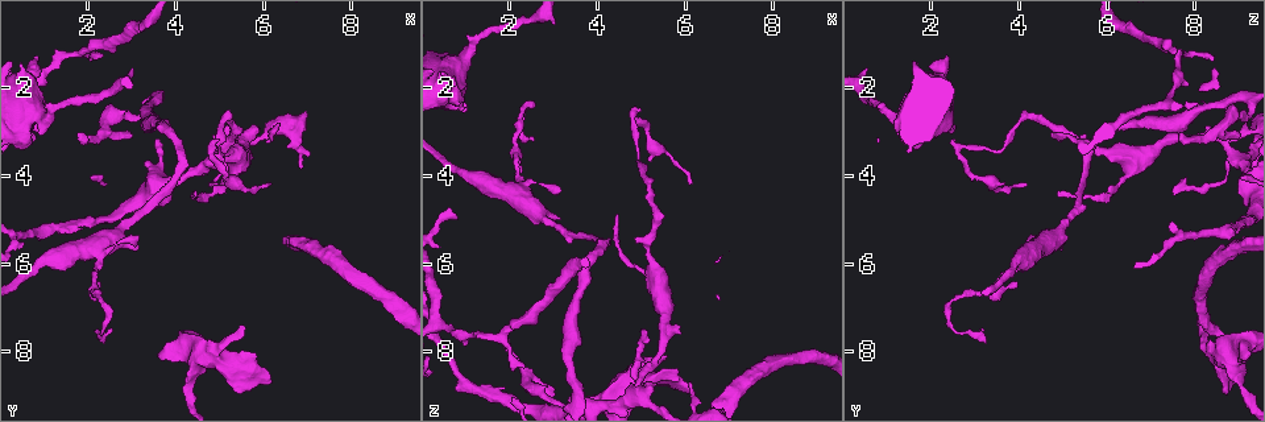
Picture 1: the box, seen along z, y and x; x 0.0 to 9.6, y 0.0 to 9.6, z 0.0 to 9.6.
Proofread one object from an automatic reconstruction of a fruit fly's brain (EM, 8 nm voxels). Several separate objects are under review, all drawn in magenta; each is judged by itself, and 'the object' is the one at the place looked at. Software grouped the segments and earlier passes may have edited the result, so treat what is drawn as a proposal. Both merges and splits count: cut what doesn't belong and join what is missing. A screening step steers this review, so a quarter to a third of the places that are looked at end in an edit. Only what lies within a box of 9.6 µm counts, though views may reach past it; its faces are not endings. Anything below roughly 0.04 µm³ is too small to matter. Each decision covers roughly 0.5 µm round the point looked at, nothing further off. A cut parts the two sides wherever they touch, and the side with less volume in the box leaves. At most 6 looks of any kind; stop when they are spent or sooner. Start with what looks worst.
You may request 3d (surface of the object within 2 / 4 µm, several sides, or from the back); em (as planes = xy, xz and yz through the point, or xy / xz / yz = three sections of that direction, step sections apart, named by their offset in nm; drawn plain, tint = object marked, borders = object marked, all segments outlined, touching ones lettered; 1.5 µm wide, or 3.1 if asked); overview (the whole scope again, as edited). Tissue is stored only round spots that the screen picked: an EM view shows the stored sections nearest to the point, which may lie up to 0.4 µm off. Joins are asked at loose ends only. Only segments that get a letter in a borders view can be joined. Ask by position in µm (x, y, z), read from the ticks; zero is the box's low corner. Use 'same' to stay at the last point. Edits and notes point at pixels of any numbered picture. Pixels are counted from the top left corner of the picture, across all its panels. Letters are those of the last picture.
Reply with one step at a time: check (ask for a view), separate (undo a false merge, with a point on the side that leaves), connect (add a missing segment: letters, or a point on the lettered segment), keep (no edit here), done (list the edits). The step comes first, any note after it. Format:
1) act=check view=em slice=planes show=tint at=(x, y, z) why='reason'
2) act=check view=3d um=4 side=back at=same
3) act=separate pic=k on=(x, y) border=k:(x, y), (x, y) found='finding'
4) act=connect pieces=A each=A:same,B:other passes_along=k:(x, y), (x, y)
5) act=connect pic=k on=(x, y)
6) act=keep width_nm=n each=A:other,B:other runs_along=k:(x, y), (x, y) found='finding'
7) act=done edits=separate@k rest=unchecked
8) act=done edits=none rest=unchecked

act=check view=em slice=planes show=borders at=(5.70, 8.85, 8.80)

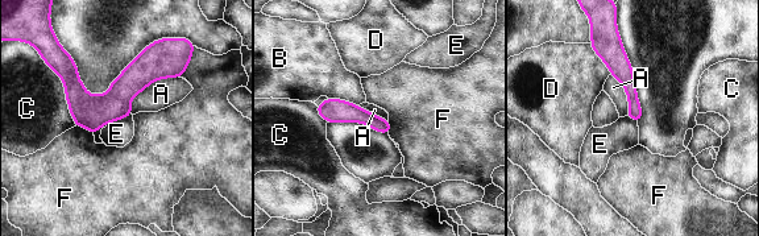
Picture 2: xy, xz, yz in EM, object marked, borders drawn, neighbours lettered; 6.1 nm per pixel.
act=keep each=A:other,B:other,C:other,D:other,E:other,F:other border=2:(194, 50), (186, 70), (178, 77) found='none of them fits'

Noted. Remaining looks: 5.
act=check view=em slice=planes show=borders at=(3.05, 3.10, 9.00) why='free end'

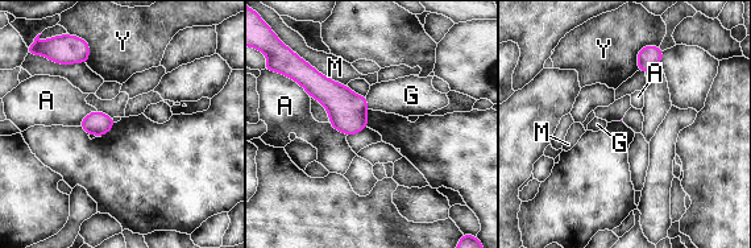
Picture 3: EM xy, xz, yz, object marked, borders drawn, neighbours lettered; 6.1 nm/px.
act=connect pic=3 on=(406, 96) each=A:other,G:same,M:other,Y:other passes_along=3:(348, 112), (366, 103), (406, 96) found='the neuron continues'

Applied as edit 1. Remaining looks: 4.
act=check view=3d um=4 at=(2.35, 5.45, 4.70) why='side arm on a straight run'

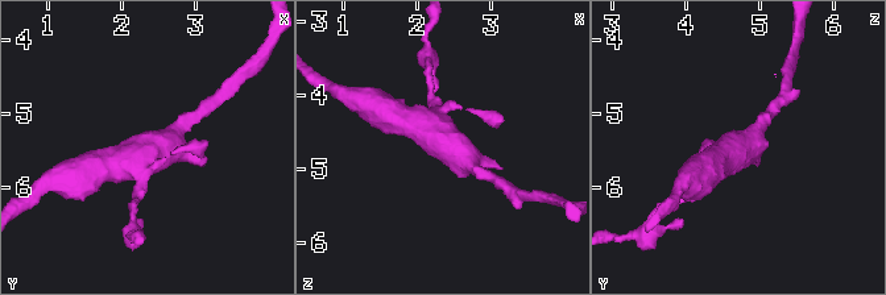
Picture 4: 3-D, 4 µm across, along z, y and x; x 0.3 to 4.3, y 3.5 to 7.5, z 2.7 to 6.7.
act=check view=em slice=planes show=borders at=(2.45, 5.50, 4.65) why='now the EM'

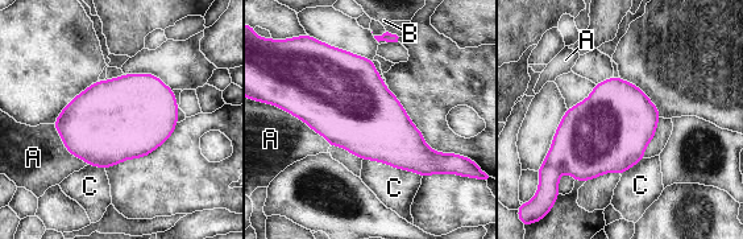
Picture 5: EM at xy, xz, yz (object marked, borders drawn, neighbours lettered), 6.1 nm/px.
act=keep width_nm=440 longest_contact=C:380nm each=A:other,B:other,C:other found='all the same neuron'

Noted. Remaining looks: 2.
act=done edits=connect@3 rest=unchecked

